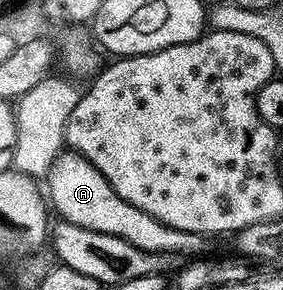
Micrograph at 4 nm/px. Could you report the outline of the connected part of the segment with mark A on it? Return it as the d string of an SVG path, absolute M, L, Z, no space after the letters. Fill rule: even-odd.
M67 148L52 160L45 173L46 189L49 191L49 202L54 213L69 224L77 224L93 232L105 232L109 236L117 236L121 240L129 240L137 248L145 252L161 252L186 256L199 250L205 242L204 235L178 230L172 226L164 226L153 216L141 212L133 204L120 201L111 189L109 180L101 176L101 172L89 159L74 150ZM51 189L51 194L50 190ZM56 210L56 212L55 212Z

